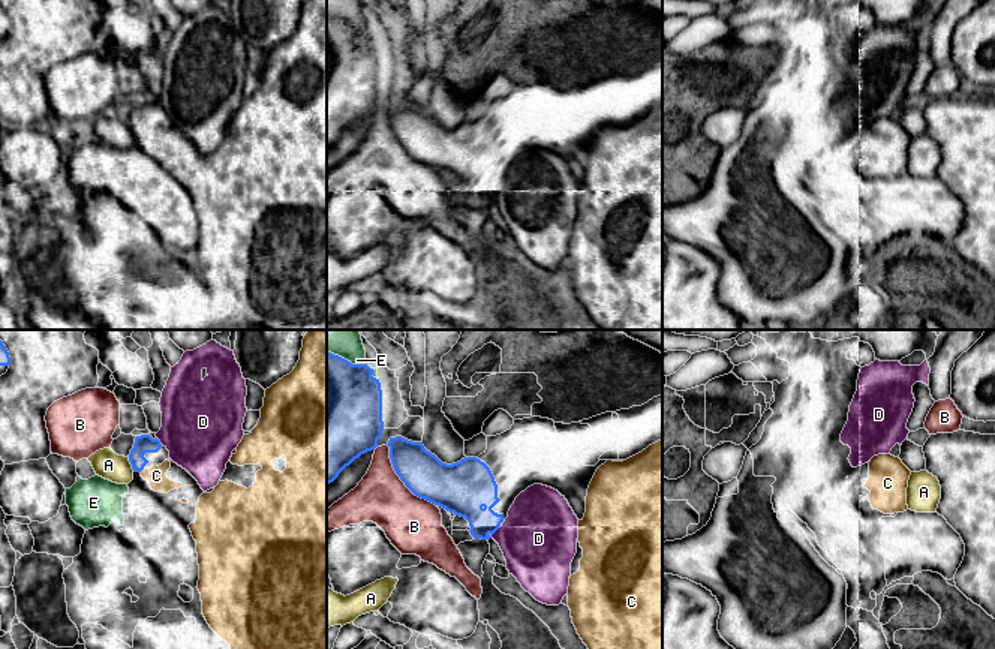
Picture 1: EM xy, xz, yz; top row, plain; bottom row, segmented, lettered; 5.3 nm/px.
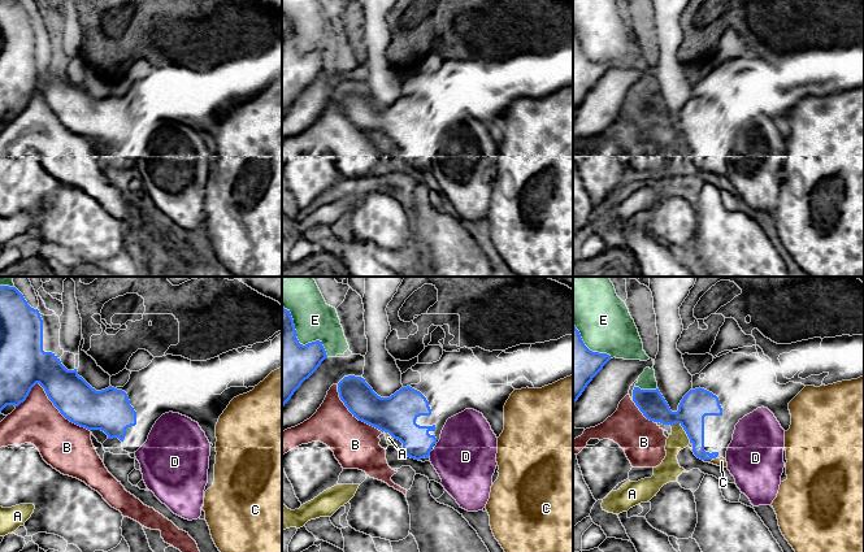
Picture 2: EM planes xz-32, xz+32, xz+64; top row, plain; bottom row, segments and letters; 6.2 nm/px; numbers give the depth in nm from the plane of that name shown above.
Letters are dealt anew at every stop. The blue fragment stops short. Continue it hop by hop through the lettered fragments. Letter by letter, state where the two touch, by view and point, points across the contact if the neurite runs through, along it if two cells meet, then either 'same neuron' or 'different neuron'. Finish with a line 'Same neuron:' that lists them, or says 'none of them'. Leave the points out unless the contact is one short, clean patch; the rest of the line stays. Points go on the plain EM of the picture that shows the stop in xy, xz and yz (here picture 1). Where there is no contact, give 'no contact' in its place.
A: contact xy (131, 128); different neuron
B: contact xz (400, 143); different neuron
C: contact xy (141, 134); same neuron
D: contact xz (495, 195); different neuron
E: contact xz (355, 29); different neuron
Same neuron: C

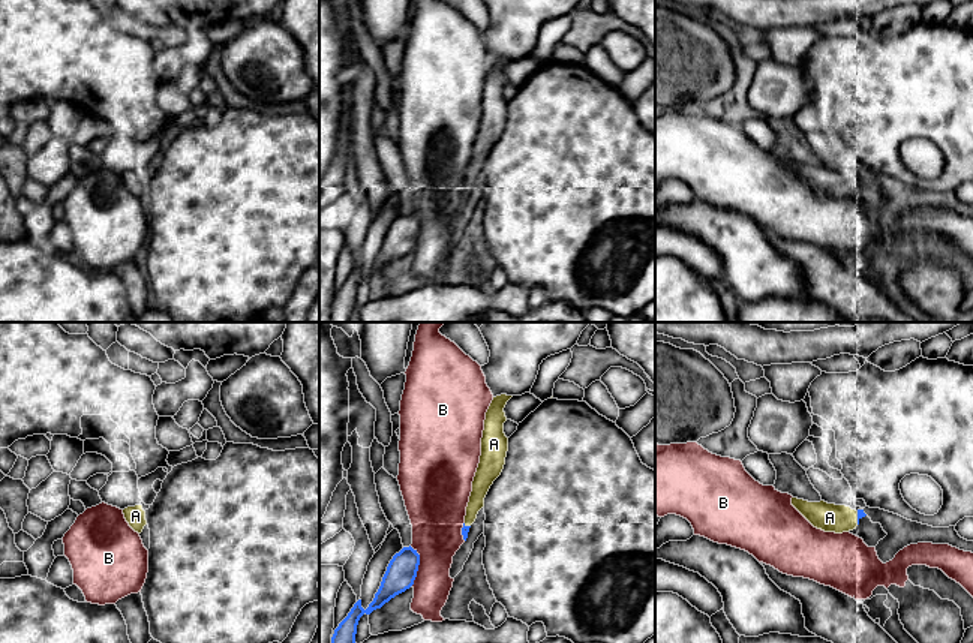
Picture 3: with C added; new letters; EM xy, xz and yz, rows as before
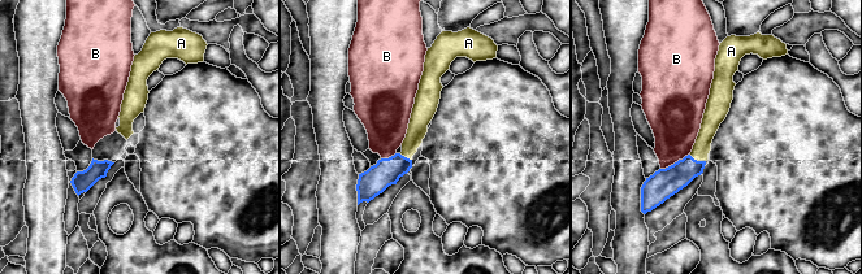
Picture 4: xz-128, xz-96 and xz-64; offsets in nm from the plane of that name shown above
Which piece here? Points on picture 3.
A: contact yz (858, 182); same neuron
B: contact xz (419, 228); different neuron
Same neuron: A

